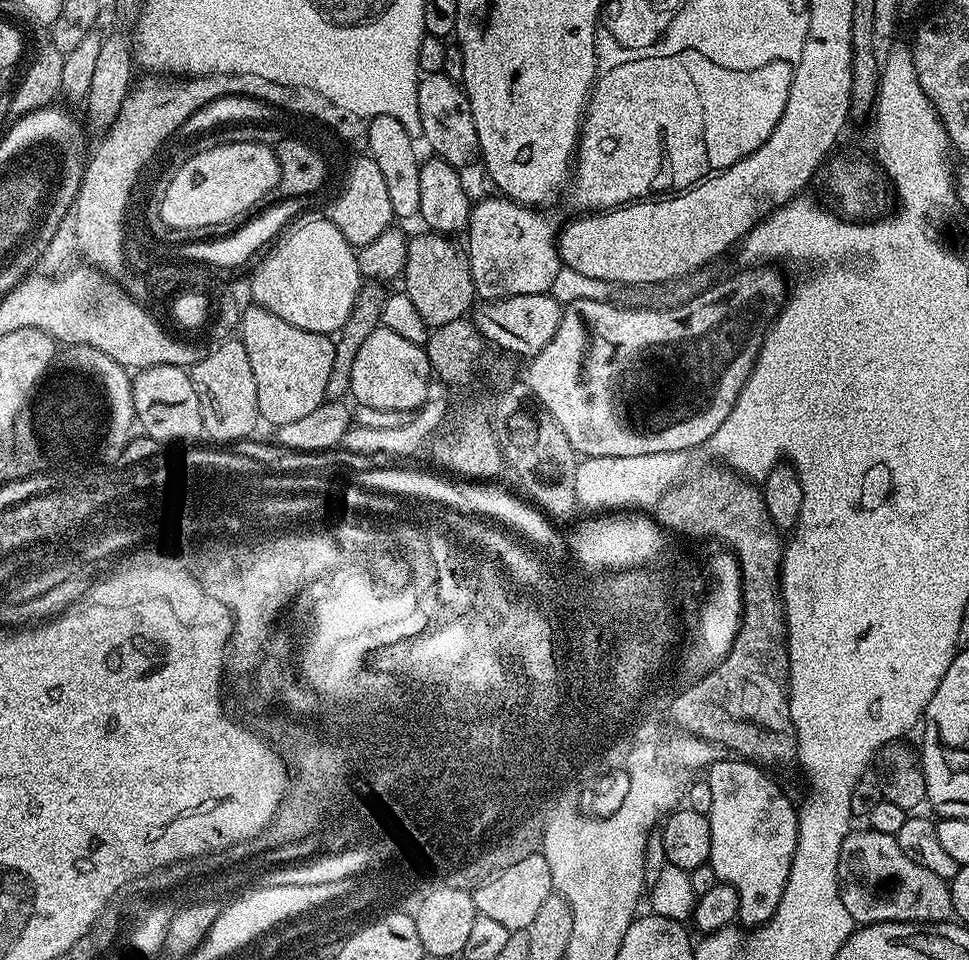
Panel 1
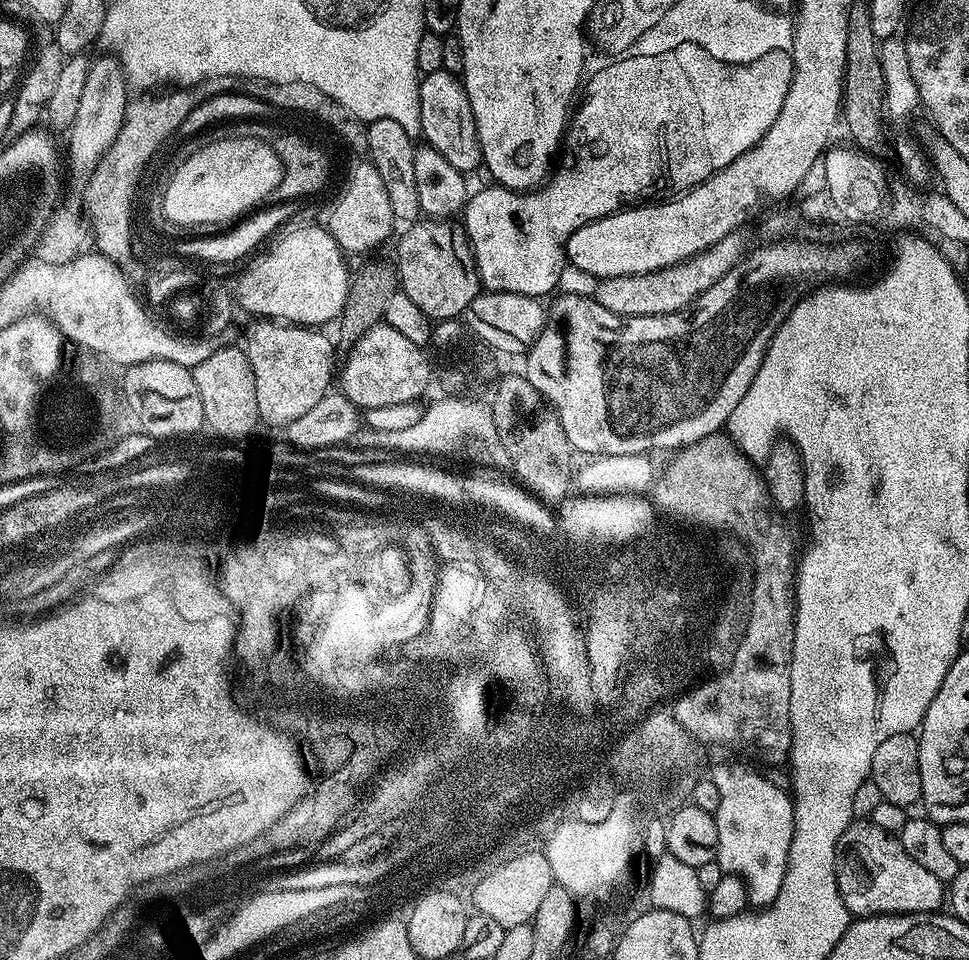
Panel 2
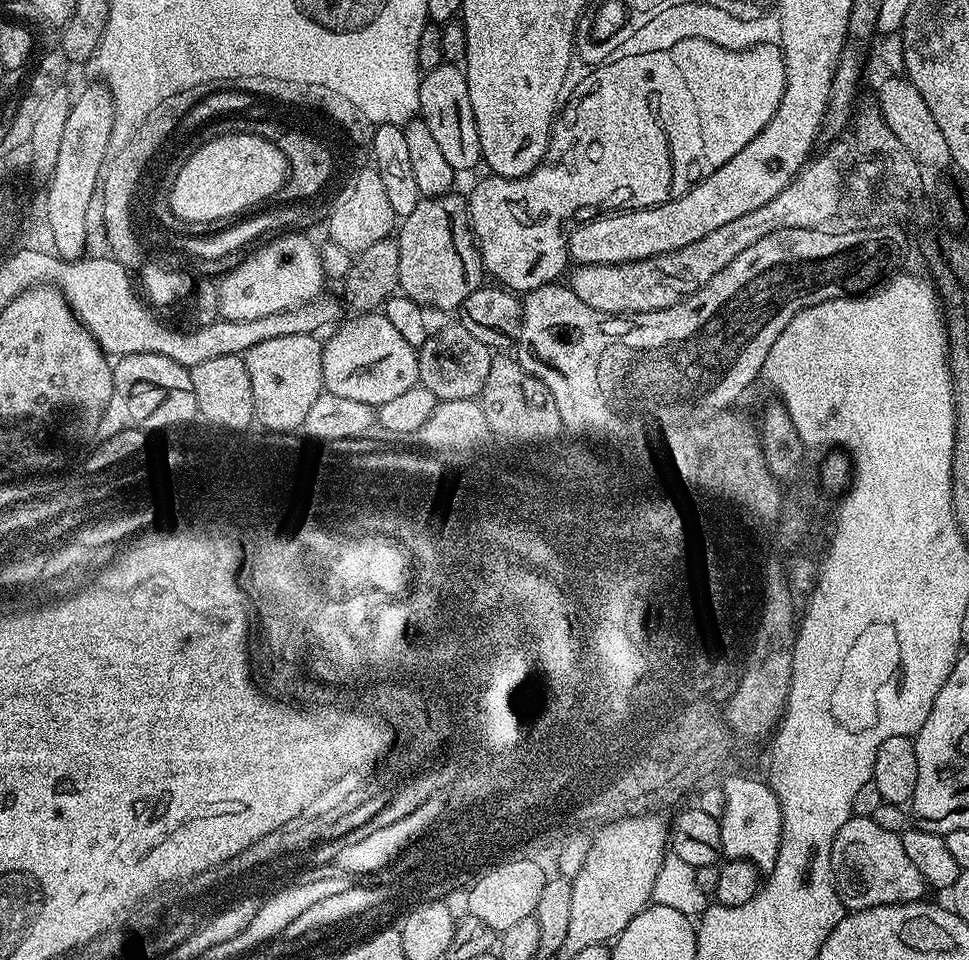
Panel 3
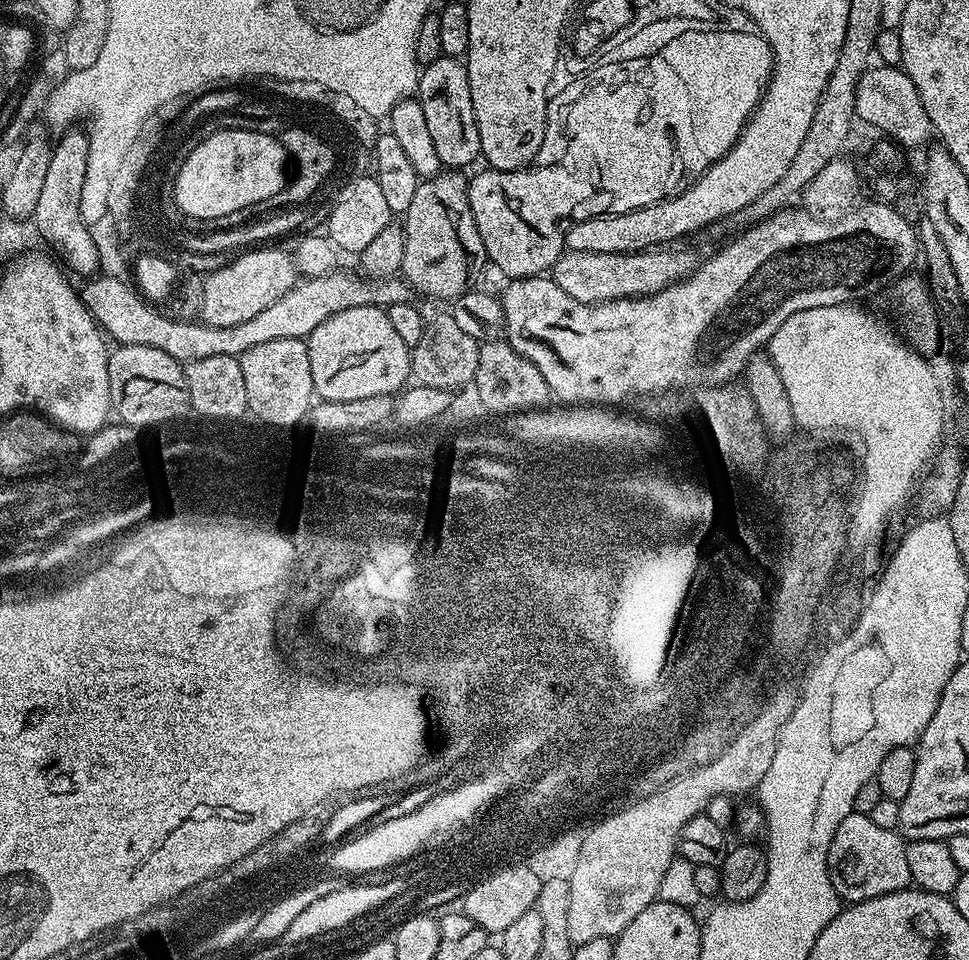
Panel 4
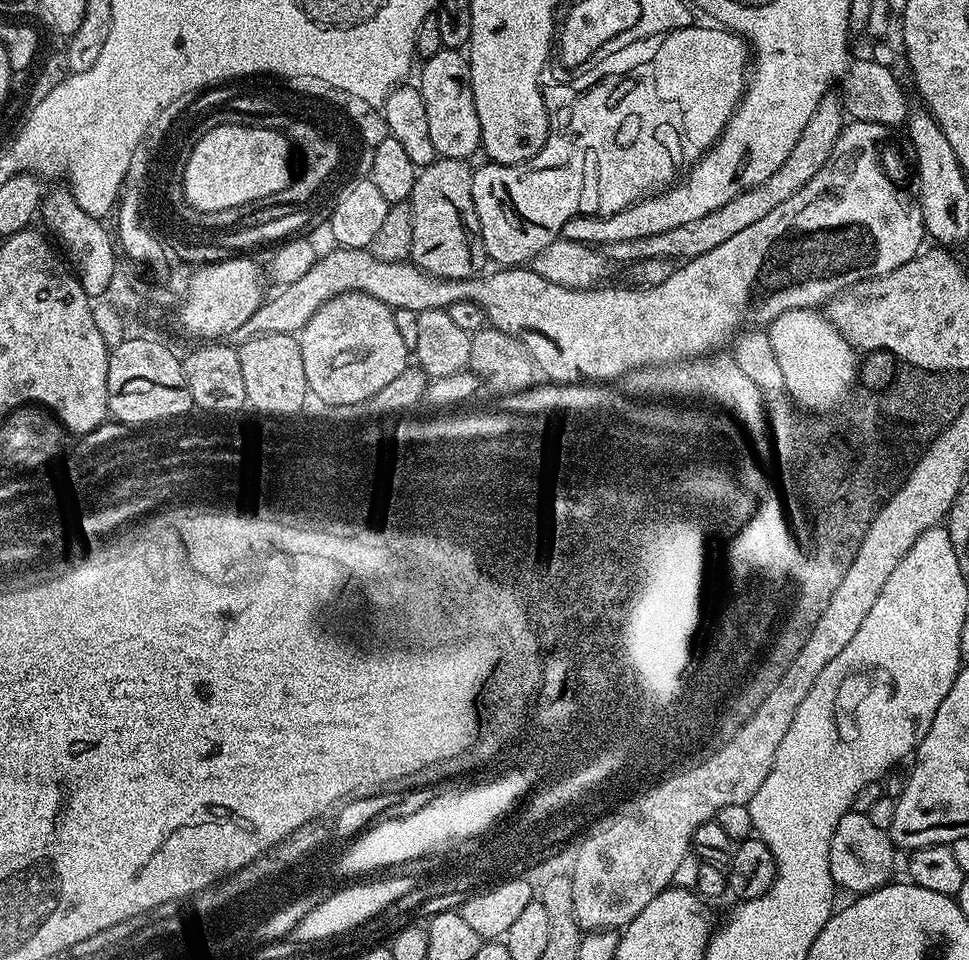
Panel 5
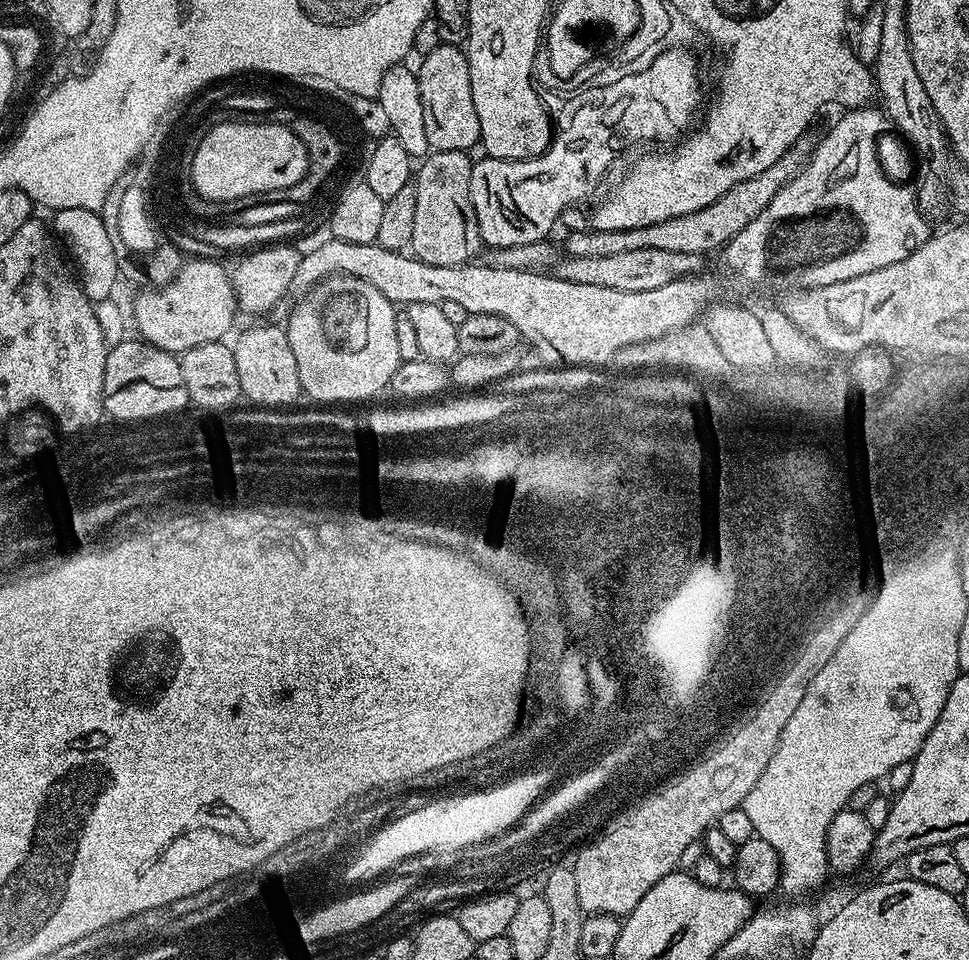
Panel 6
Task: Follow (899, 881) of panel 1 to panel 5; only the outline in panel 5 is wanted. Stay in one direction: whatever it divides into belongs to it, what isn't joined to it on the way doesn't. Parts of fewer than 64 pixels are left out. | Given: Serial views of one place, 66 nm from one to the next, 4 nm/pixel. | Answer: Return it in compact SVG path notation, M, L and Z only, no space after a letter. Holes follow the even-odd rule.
M848 811L834 826L834 838L830 838L830 874L837 889L845 888L851 894L873 892L893 879L892 867L896 864L897 849L887 832L878 830L874 822L862 812Z

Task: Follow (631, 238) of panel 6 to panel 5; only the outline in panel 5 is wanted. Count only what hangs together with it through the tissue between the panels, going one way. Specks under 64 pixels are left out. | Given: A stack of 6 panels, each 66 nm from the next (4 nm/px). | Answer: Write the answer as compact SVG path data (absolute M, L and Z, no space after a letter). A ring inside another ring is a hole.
M835 94L824 96L822 102L818 102L818 110L810 114L810 122L806 122L794 150L790 150L790 158L786 158L786 162L782 162L782 166L778 166L778 170L774 170L774 174L770 174L766 182L738 194L733 200L726 202L726 206L718 206L718 210L710 210L710 214L694 218L694 222L686 222L686 226L674 226L674 230L650 234L646 238L610 242L606 246L607 259L628 266L646 258L683 262L698 258L702 254L710 254L714 246L722 246L722 242L734 238L734 234L746 230L746 226L754 226L754 222L766 218L770 210L782 206L782 202L786 202L790 194L802 190L802 186L806 186L806 182L810 182L810 178L814 178L814 174L818 174L818 170L826 166L845 123L846 111L841 97L839 95L836 97Z

